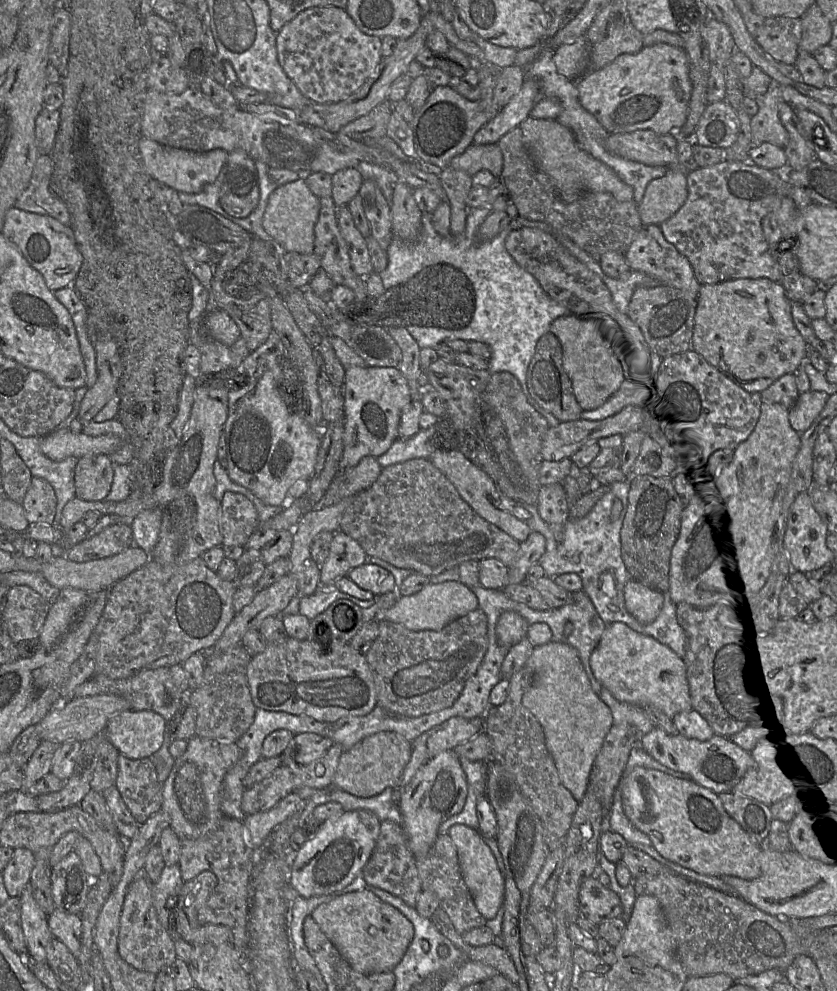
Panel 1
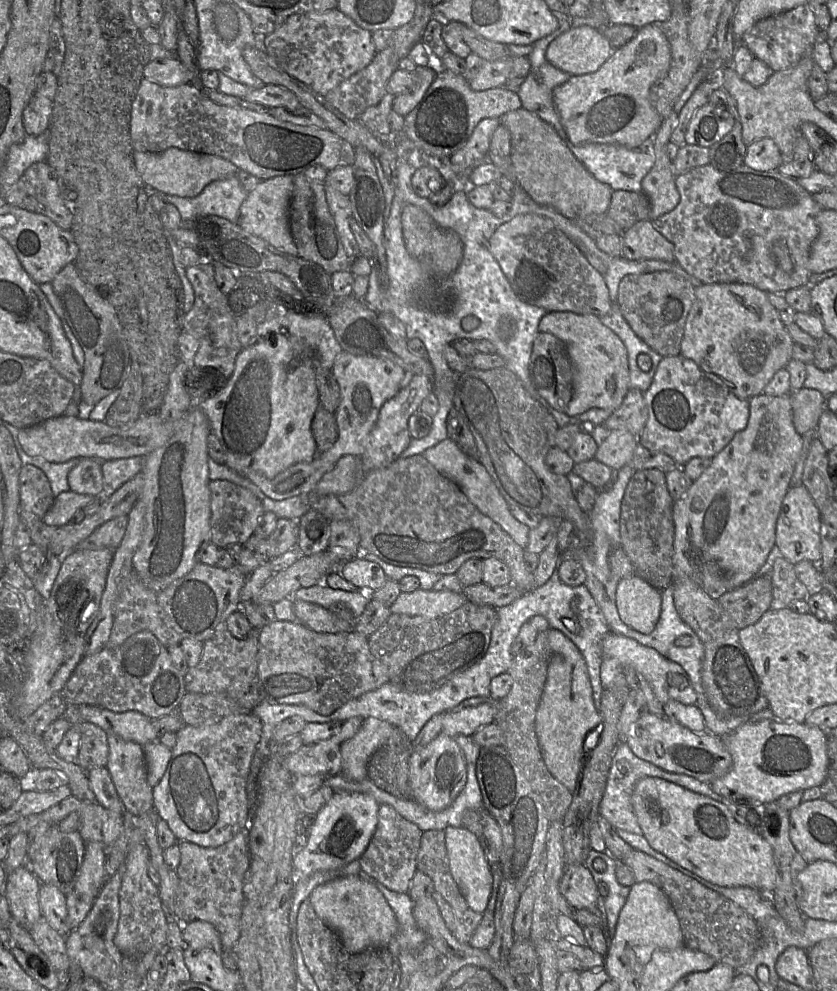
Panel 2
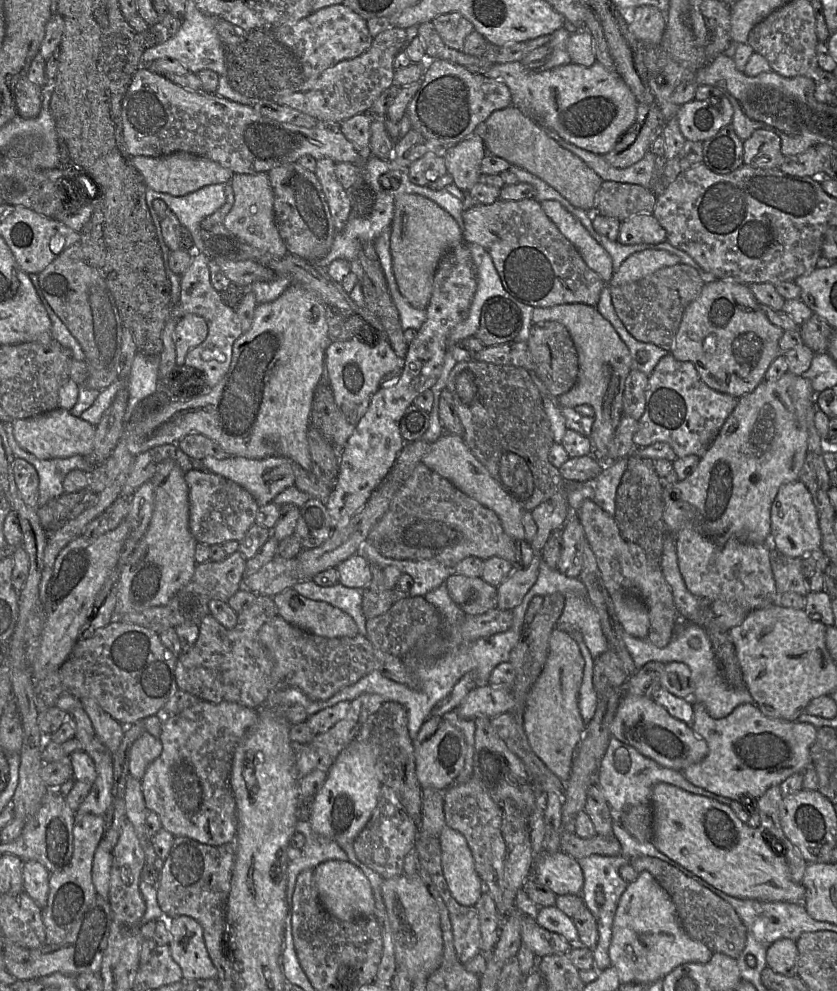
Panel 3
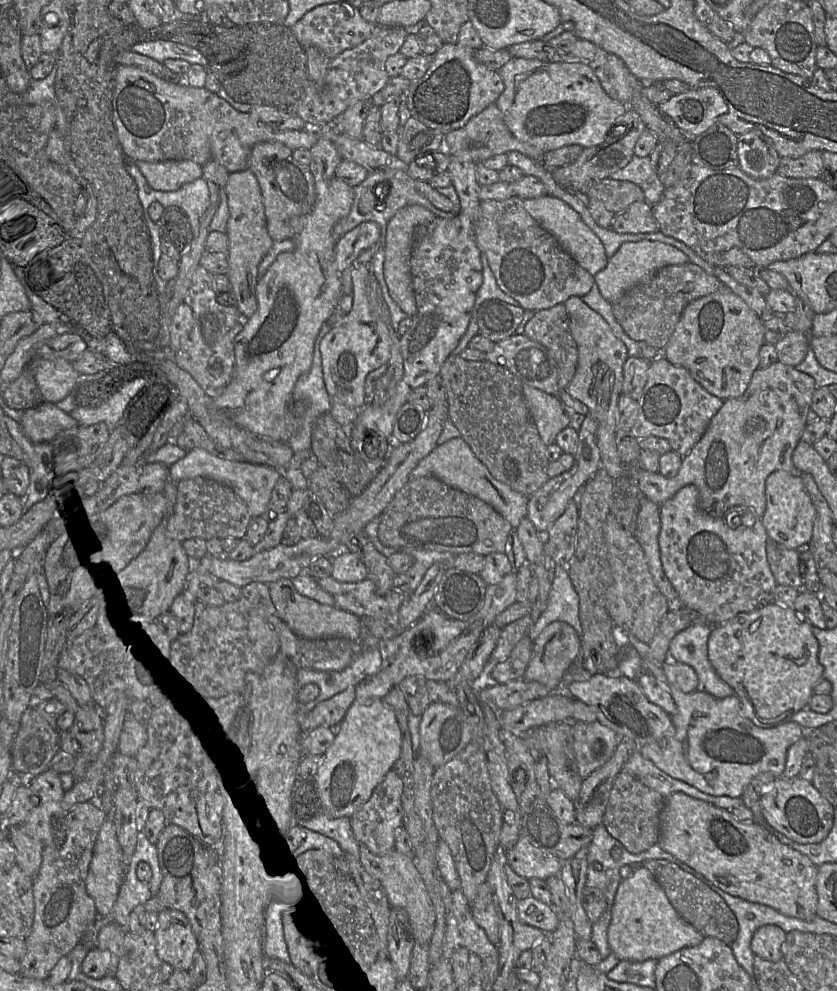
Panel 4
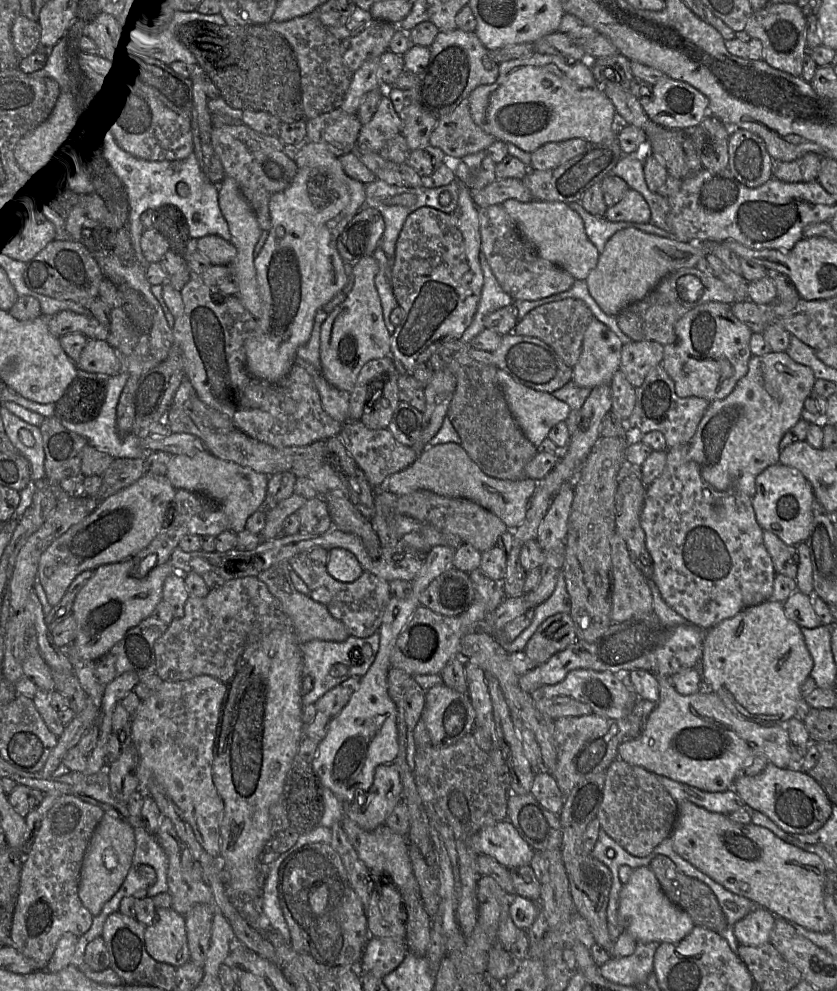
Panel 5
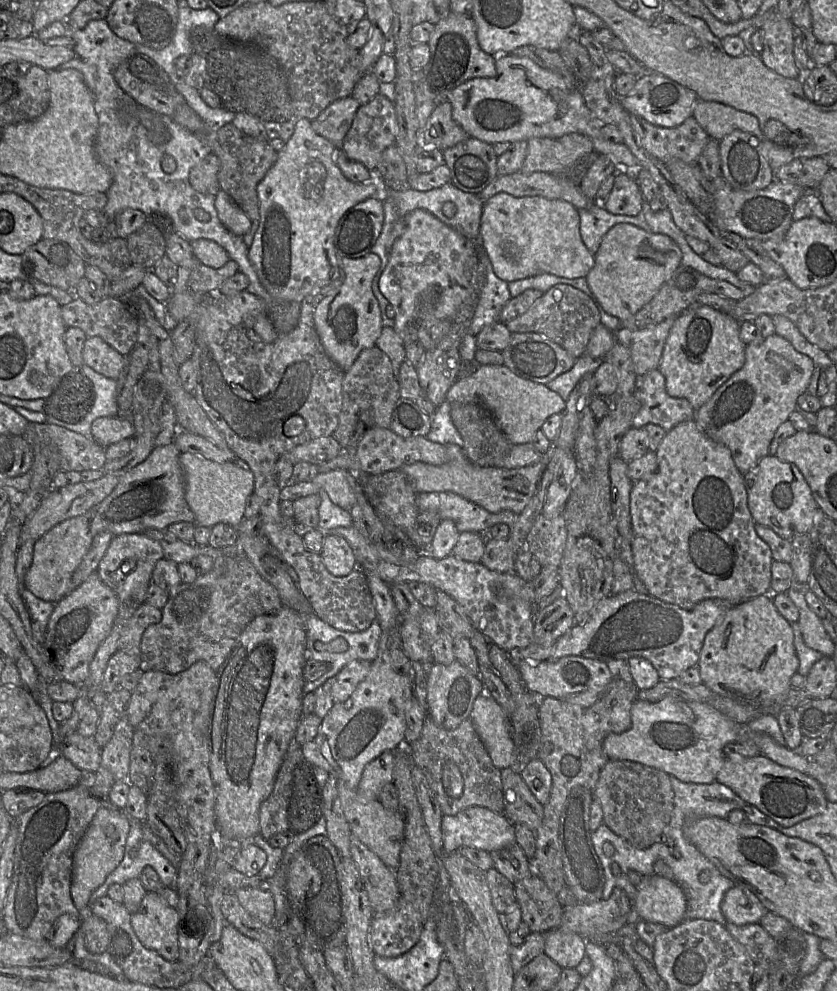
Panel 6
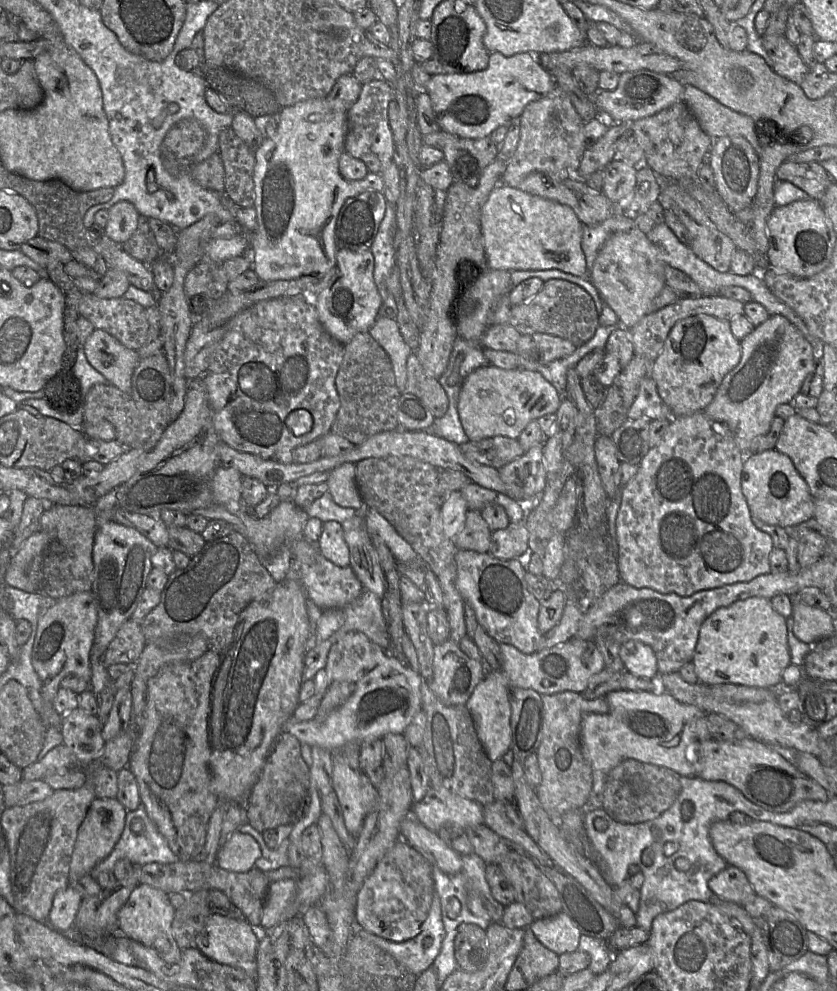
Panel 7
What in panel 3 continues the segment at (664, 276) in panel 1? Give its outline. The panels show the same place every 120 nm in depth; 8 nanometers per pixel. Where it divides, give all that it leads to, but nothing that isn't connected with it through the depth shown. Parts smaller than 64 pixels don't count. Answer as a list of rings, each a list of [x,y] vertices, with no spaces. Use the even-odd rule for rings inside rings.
[[[638,213],[621,222],[618,241],[623,245],[659,244],[666,240],[666,230],[653,214]]]

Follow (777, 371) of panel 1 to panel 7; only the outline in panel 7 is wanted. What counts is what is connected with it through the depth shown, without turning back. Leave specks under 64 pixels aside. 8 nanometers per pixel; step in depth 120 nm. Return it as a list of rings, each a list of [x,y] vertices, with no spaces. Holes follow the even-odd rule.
[[[700,314],[679,320],[672,327],[663,350],[651,364],[649,376],[656,382],[661,399],[674,416],[683,417],[703,412],[723,378],[740,359],[740,341],[732,334],[729,321]]]

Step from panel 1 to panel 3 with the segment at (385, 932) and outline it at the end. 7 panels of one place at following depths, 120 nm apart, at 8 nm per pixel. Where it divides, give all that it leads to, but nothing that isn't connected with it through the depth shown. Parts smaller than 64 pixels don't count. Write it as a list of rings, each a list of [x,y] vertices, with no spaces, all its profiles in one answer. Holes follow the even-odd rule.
[[[329,860],[314,869],[314,880],[323,907],[341,921],[358,916],[373,916],[375,899],[373,889],[363,872],[349,861]]]

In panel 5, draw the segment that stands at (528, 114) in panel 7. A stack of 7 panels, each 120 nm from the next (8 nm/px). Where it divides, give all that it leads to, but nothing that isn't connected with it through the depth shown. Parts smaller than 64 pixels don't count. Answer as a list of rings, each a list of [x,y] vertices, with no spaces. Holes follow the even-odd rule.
[[[583,138],[545,143],[531,153],[530,171],[557,168],[583,153],[588,145]]]

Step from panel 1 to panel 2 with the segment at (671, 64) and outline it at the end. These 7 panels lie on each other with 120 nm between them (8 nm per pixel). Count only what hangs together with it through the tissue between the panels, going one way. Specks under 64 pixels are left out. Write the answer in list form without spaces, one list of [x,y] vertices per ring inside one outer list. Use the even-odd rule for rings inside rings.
[[[655,24],[637,29],[635,36],[611,56],[595,72],[573,75],[553,90],[553,101],[561,124],[574,145],[588,143],[616,144],[627,148],[644,148],[662,124],[663,118],[650,101],[650,90],[668,73],[671,63],[671,47],[665,34]]]

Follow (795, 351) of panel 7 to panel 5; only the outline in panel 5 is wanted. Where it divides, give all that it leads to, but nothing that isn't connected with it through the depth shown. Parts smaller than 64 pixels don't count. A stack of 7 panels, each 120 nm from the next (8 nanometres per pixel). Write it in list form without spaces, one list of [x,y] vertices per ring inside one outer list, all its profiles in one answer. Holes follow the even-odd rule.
[[[787,352],[752,355],[748,372],[724,399],[711,401],[697,431],[689,443],[688,455],[695,461],[702,478],[719,491],[736,488],[751,499],[756,492],[756,478],[767,467],[780,463],[780,441],[800,419],[804,401],[811,393],[815,376],[811,368],[795,362]]]

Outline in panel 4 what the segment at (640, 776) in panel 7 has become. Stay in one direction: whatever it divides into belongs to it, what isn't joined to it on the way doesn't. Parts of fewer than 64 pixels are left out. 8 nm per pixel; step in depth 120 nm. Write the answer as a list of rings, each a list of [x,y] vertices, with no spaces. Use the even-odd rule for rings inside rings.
[[[621,771],[614,782],[609,803],[603,817],[607,831],[632,854],[639,854],[657,844],[661,832],[661,813],[665,797],[643,784],[626,771]]]

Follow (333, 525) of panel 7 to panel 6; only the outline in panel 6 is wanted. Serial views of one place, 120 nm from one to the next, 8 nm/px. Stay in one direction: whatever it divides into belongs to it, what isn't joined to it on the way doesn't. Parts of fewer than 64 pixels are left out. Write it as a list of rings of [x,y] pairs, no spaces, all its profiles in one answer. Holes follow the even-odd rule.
[[[325,533],[320,556],[327,570],[334,576],[346,576],[358,567],[352,547],[340,535]]]

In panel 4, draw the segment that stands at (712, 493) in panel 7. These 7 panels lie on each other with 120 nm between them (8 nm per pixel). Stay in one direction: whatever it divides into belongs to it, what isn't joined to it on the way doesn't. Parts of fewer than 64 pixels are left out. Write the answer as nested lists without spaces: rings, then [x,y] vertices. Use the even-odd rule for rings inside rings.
[[[689,484],[660,506],[659,548],[664,572],[676,590],[682,605],[718,626],[742,612],[751,612],[775,600],[778,583],[767,559],[769,539],[762,519],[752,508],[737,506],[721,517],[702,512],[698,505],[698,488]]]

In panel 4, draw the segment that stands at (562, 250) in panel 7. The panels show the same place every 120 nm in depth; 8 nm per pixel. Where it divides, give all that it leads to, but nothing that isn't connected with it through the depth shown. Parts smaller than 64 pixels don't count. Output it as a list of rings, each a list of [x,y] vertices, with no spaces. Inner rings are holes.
[[[544,195],[534,199],[523,200],[523,207],[527,213],[547,232],[552,234],[560,246],[591,275],[595,276],[608,263],[602,241],[584,223],[581,216],[568,204],[559,198]]]

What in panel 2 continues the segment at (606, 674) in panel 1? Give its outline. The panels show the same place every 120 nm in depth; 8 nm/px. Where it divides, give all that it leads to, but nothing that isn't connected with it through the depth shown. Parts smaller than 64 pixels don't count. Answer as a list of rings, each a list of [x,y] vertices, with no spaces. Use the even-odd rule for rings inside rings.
[[[610,631],[603,639],[602,655],[603,658],[616,659],[622,668],[630,667],[641,673],[662,705],[669,700],[676,700],[686,705],[696,704],[697,694],[686,671],[681,665],[665,658],[655,649]]]

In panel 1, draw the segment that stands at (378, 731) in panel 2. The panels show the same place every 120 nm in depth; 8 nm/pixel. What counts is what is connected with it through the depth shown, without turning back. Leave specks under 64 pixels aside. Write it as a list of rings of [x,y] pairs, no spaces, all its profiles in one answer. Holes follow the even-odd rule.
[[[378,732],[370,735],[352,748],[343,750],[334,774],[332,785],[350,794],[361,797],[371,797],[383,792],[387,788],[398,787],[404,770],[410,760],[411,742],[395,732]]]

